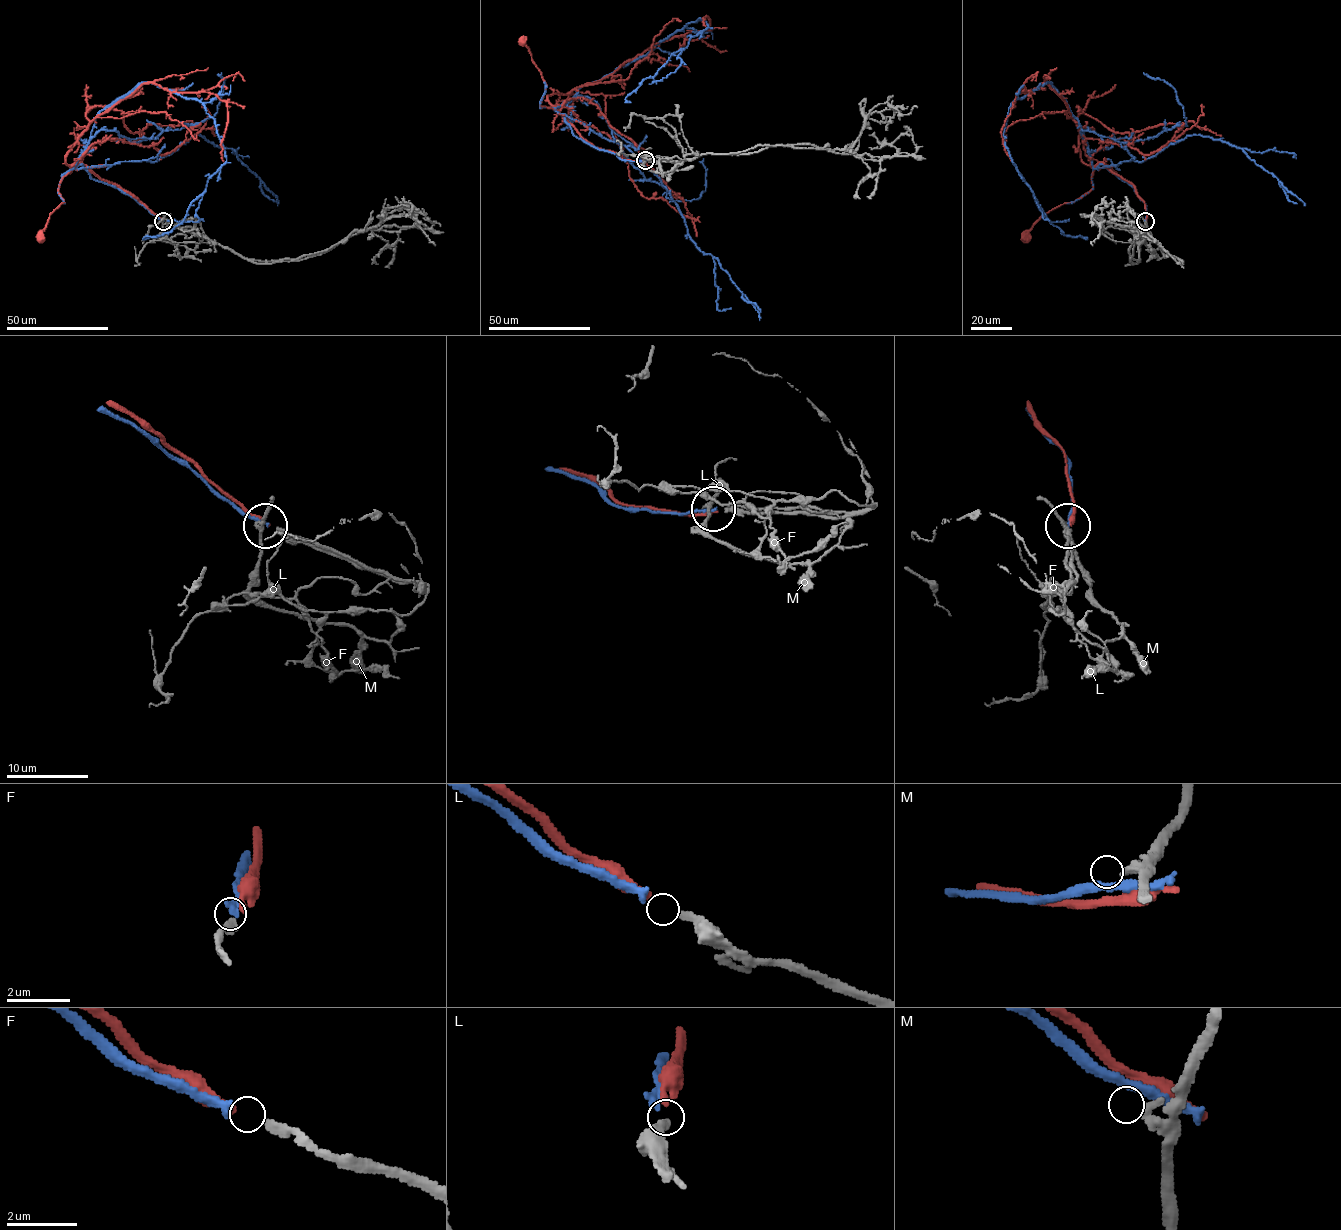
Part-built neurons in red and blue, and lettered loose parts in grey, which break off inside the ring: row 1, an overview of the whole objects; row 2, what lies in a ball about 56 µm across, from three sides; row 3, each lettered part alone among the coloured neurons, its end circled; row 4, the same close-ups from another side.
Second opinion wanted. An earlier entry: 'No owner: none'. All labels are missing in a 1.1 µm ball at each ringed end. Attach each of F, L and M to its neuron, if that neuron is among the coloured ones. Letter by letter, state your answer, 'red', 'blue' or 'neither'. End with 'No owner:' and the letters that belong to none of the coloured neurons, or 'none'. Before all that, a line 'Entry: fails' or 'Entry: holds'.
Entry: fails
F: blue
L: red
M: neither
No owner: M

